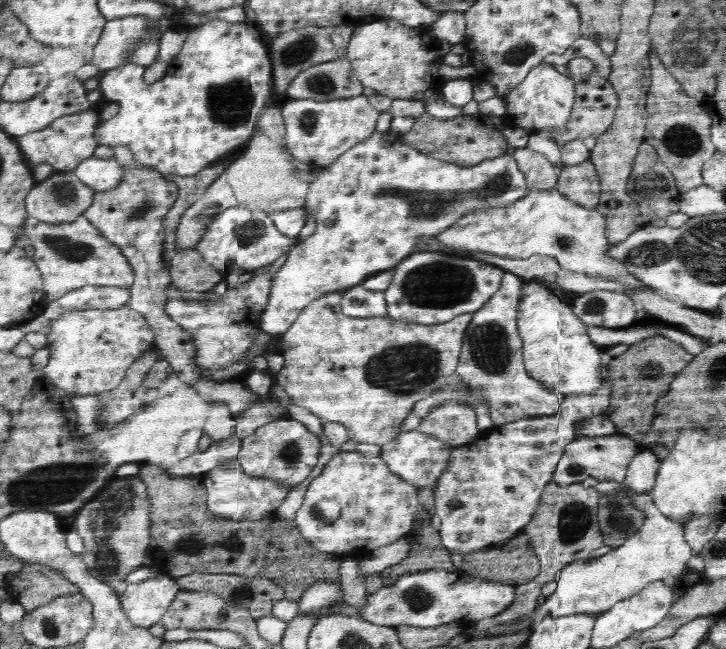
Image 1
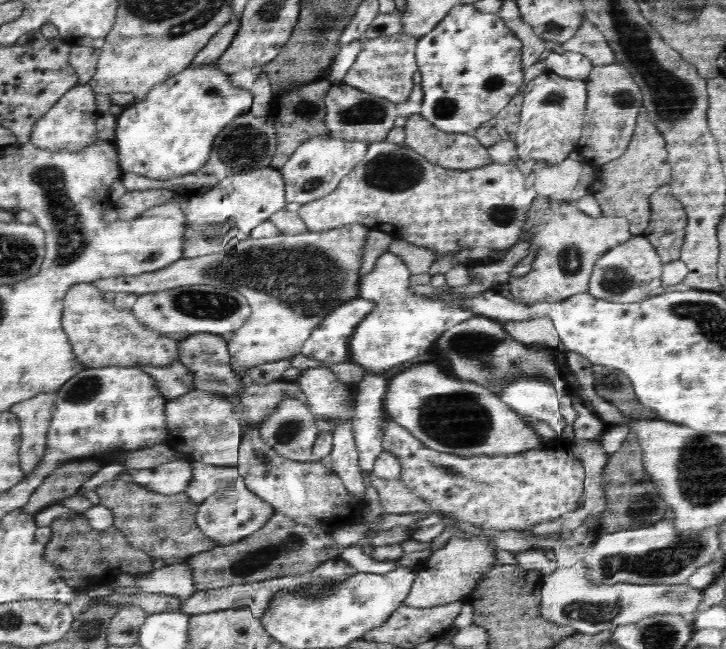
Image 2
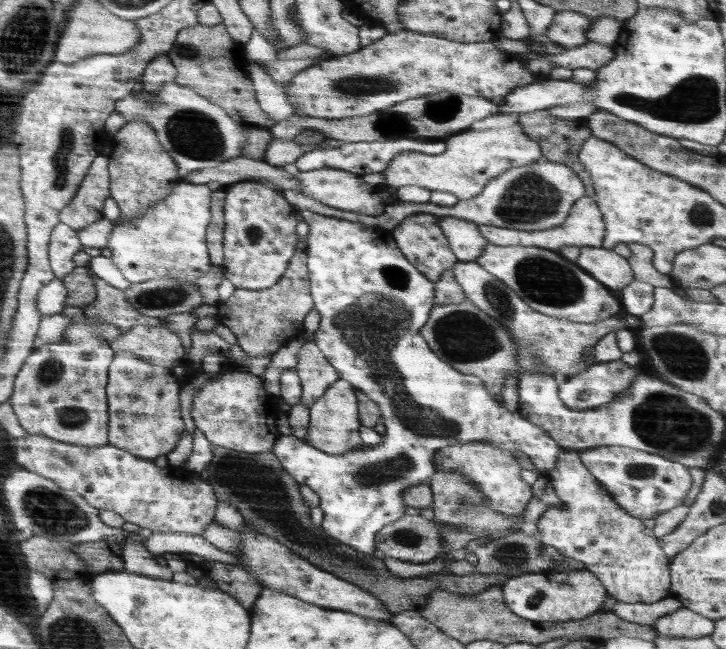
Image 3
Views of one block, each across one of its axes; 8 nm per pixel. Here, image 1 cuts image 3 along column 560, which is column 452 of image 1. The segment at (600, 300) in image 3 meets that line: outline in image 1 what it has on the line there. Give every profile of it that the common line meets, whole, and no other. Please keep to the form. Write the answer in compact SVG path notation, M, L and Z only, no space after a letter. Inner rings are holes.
M414 252L393 268L392 284L383 291L390 318L416 324L438 324L480 310L501 285L504 270L446 252Z

